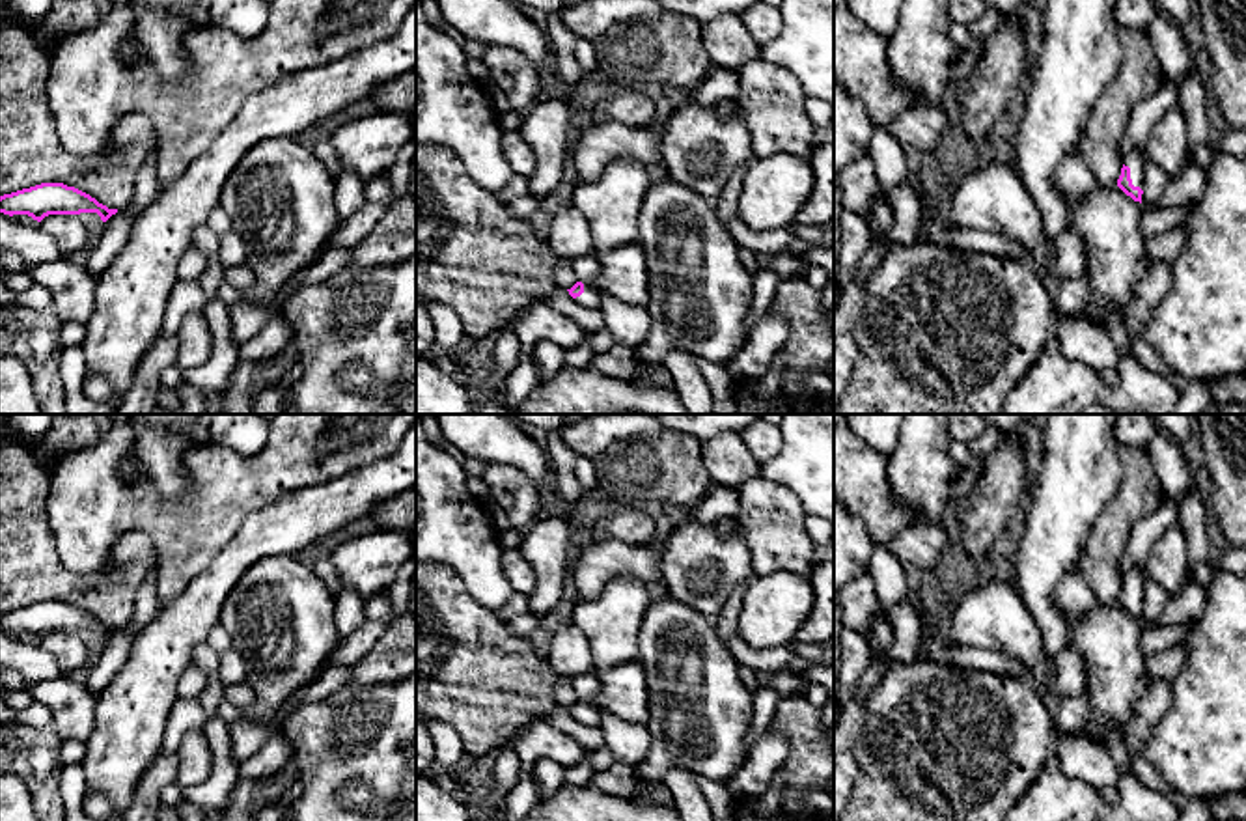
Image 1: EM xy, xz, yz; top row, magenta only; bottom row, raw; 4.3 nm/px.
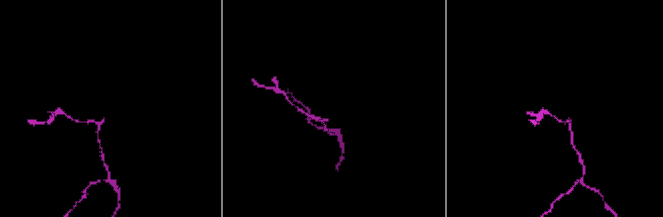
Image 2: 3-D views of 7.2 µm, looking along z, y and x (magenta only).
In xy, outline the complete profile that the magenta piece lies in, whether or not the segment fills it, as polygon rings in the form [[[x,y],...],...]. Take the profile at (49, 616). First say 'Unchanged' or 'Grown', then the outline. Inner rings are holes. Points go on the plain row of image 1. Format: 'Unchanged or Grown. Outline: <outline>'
Unchanged. Outline: [[[41,601],[0,614],[0,631],[28,633],[41,640],[48,633],[97,631],[106,640],[118,627],[108,627],[90,612],[63,601]]]

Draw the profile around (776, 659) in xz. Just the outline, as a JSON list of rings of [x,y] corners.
[[[737,634],[731,636],[726,646],[741,666],[748,666],[755,672],[782,672],[793,659],[796,659],[795,640],[787,646],[761,651],[742,642]]]

